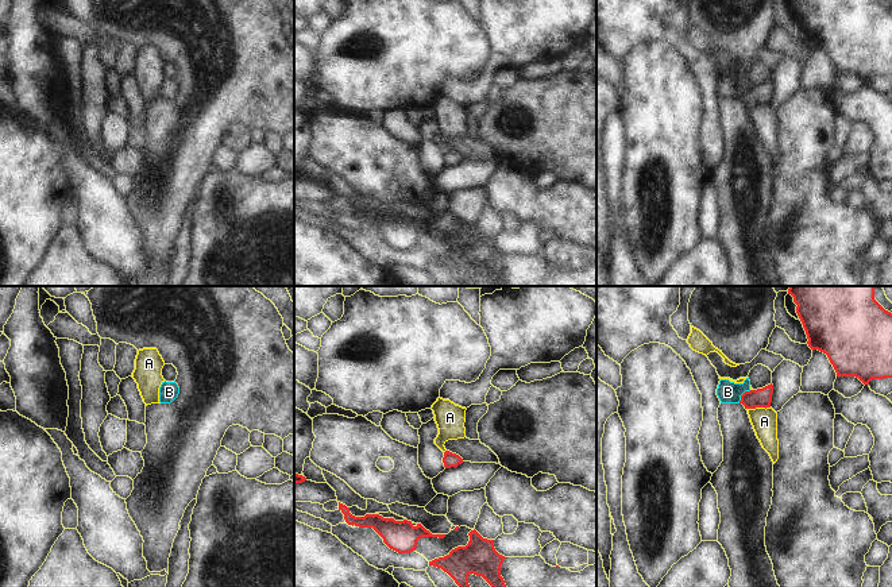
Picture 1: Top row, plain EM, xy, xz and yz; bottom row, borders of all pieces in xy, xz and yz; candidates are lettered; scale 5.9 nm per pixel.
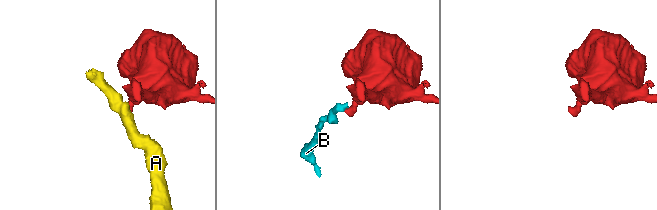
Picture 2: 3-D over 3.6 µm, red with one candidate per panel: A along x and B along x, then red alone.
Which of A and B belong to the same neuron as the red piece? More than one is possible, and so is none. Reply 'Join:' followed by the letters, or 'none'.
Join: B

